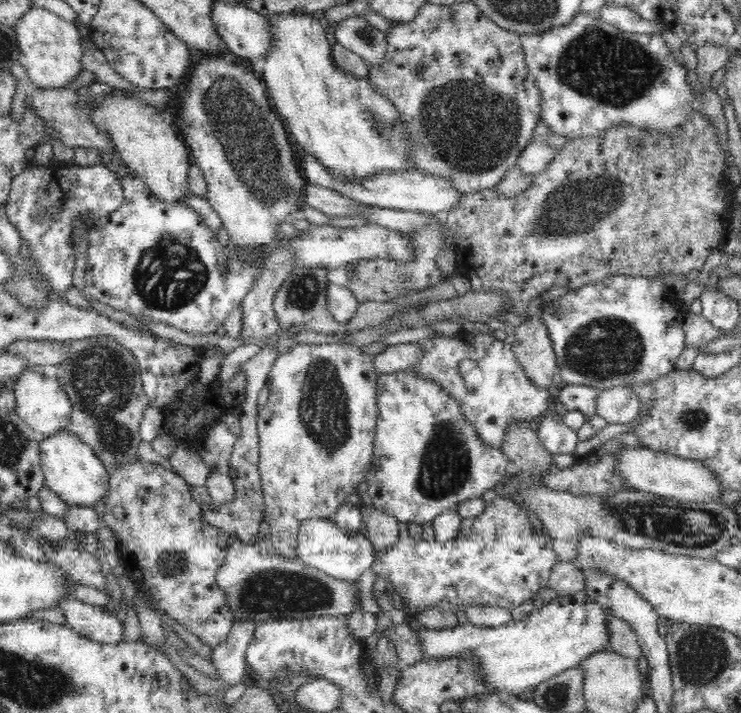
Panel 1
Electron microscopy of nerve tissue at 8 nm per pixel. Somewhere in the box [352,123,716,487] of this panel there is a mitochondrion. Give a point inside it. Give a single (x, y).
(569, 208)

